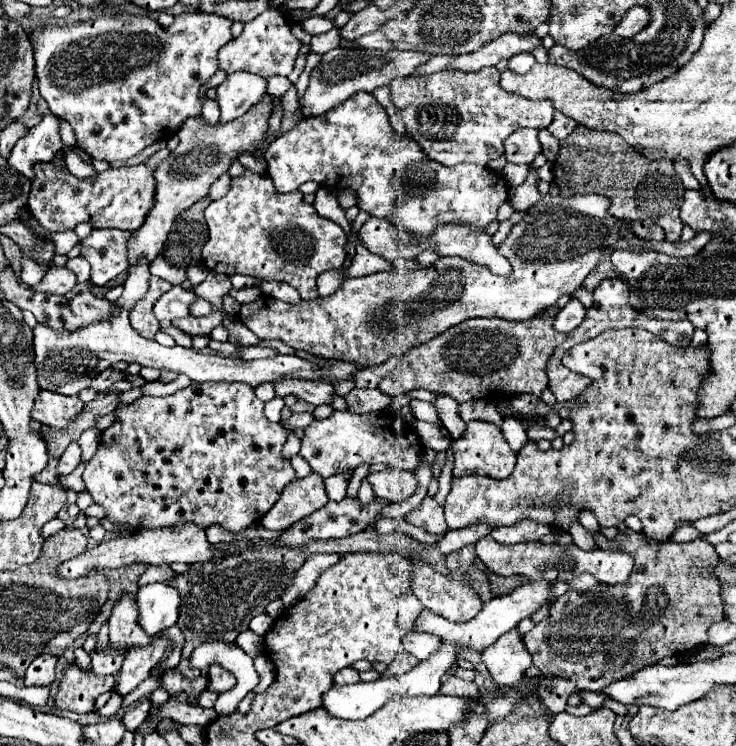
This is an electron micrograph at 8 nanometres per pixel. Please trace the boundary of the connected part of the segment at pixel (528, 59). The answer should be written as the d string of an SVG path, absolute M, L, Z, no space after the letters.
M520 54L520 56L514 56L514 60L508 62L508 68L516 74L526 74L532 66L534 66L534 56L528 56L528 54Z

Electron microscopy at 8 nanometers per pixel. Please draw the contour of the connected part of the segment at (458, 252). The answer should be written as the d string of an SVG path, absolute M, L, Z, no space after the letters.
M444 224L444 228L436 230L436 236L432 236L432 240L410 244L410 258L416 258L422 250L434 250L440 256L460 256L468 262L482 264L496 275L510 275L510 262L492 246L490 240L492 238L486 232L472 232L472 228Z

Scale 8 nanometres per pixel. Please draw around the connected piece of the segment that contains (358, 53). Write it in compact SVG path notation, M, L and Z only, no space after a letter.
M368 48L330 50L322 56L320 64L312 70L310 86L304 94L304 98L300 98L300 108L302 108L304 116L320 116L320 114L332 110L334 106L342 104L346 98L350 98L356 92L372 92L378 86L392 84L392 80L396 80L396 78L414 74L416 68L426 62L428 62L426 52L402 52L402 50L382 52L382 50L368 50Z

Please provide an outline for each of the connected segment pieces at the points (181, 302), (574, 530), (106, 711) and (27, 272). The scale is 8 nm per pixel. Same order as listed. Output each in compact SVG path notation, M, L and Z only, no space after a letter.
M174 286L158 298L158 302L154 304L154 314L160 322L172 322L176 318L184 318L188 316L188 308L196 298L198 296L194 292L188 292L182 286Z
M579 521L570 524L568 534L572 537L573 543L584 551L590 551L597 548L596 541L592 538L592 532L588 532L586 528L582 528Z
M112 692L112 698L106 702L106 706L94 710L98 716L104 716L104 718L114 718L120 710L120 704L122 704L122 698L116 696L116 692Z
M28 256L22 258L22 272L20 272L20 280L28 286L34 286L42 280L44 272L46 272L48 264L36 264L34 260L30 260Z

